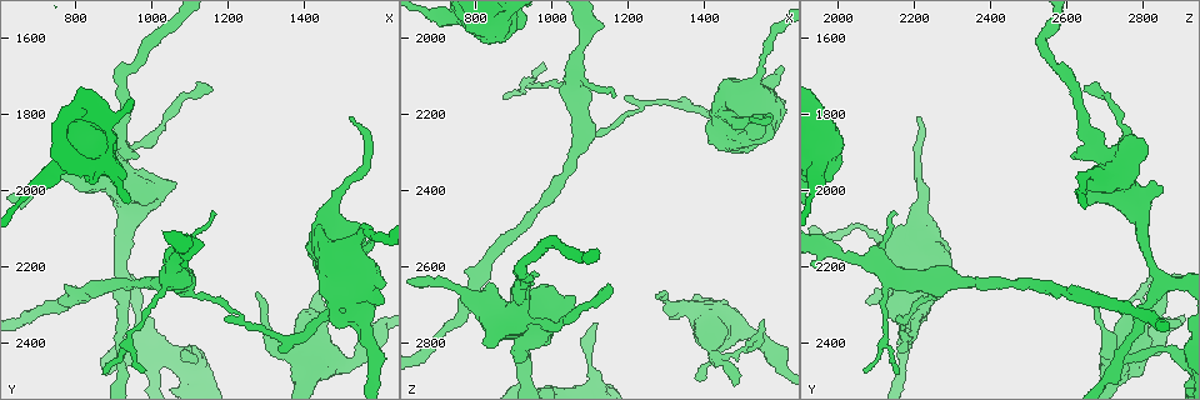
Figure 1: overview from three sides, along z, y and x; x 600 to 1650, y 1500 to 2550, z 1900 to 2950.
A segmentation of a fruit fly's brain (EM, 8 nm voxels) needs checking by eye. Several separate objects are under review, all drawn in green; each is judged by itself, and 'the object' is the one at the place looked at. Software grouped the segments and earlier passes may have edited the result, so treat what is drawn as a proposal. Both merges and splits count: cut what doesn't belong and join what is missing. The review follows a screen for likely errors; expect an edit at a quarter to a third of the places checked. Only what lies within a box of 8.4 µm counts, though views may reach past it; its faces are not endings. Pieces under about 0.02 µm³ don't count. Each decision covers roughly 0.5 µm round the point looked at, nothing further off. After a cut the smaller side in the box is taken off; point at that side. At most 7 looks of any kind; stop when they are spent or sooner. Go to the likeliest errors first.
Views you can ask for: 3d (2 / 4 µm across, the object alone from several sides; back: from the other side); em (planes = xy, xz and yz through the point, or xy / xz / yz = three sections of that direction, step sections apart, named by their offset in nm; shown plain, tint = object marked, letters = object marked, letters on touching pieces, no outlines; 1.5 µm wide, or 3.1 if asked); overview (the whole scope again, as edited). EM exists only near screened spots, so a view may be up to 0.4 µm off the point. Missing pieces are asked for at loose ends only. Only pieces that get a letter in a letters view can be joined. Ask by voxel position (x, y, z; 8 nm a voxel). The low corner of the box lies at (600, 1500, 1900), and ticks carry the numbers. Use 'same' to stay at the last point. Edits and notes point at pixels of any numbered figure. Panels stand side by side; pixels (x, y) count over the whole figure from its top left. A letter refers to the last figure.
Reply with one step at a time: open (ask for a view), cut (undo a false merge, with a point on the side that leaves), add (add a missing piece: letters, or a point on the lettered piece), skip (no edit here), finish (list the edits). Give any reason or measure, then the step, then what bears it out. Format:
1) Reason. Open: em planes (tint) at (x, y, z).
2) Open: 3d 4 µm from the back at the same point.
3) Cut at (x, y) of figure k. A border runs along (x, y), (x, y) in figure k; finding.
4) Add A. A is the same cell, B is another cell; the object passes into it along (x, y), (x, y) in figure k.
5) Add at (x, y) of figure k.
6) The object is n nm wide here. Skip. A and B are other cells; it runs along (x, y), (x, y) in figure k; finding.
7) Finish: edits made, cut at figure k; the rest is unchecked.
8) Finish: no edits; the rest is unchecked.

Stops while still wide. Open: 3d 2 µm at (1540, 2100, 2255).

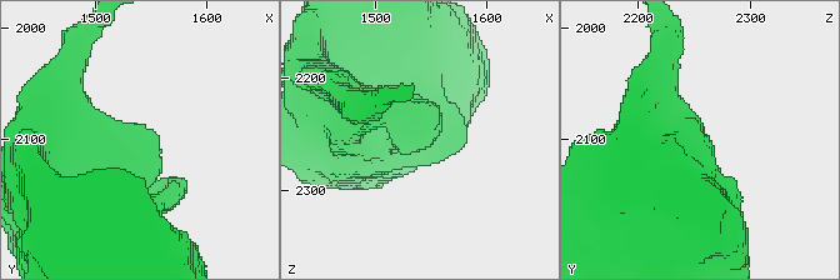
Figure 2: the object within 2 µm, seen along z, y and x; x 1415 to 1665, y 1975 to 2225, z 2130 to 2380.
Open: em planes (letters) at (1540, 2100, 2258).

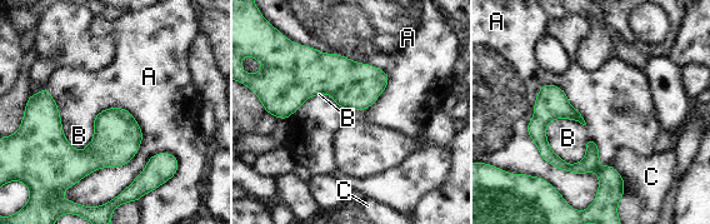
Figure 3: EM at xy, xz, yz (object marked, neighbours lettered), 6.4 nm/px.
The object is 280 nm wide here. Skip. A, B and C are other cells; a border runs along (544, 84), (528, 134), (598, 192) in figure 3; none of them fits.

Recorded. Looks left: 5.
An open end. Open: em planes (letters) at (970, 2470, 2060).

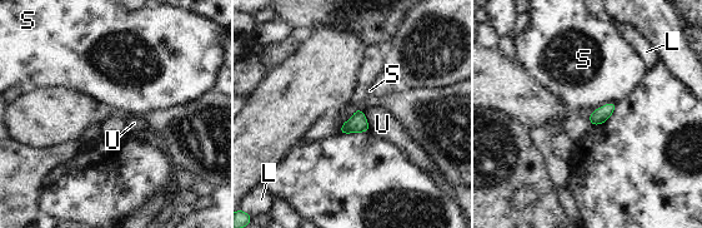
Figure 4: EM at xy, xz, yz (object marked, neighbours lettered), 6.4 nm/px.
Skip. L, S and U are other cells; a border runs along (616, 103), (606, 103), (592, 110) in figure 4; none of them fits.

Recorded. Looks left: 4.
Free end. Open: em planes (letters) at (1150, 1725, 2650).

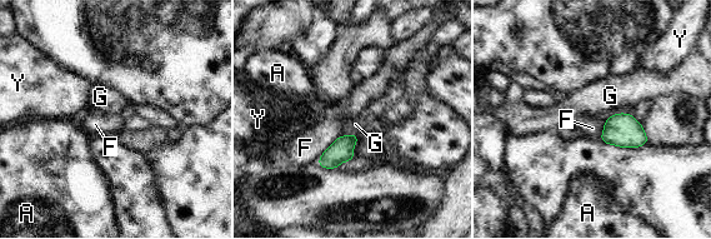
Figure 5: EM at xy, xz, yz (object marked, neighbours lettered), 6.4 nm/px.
The longest contact is with F, 220 nm. Skip. A, F, G and Y are other cells; a border runs along (353, 132), (356, 135) in figure 5; no lettered piece goes on from it.

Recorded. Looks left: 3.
Finish: no edits; the rest is unchecked.

